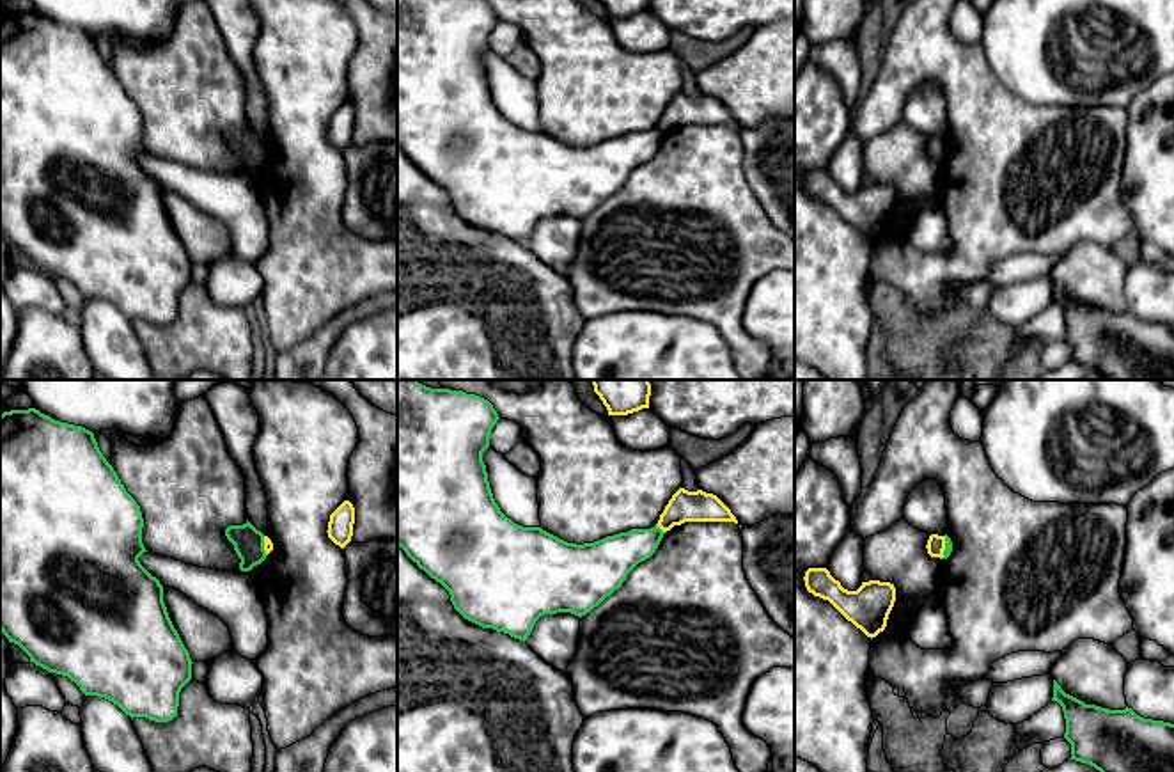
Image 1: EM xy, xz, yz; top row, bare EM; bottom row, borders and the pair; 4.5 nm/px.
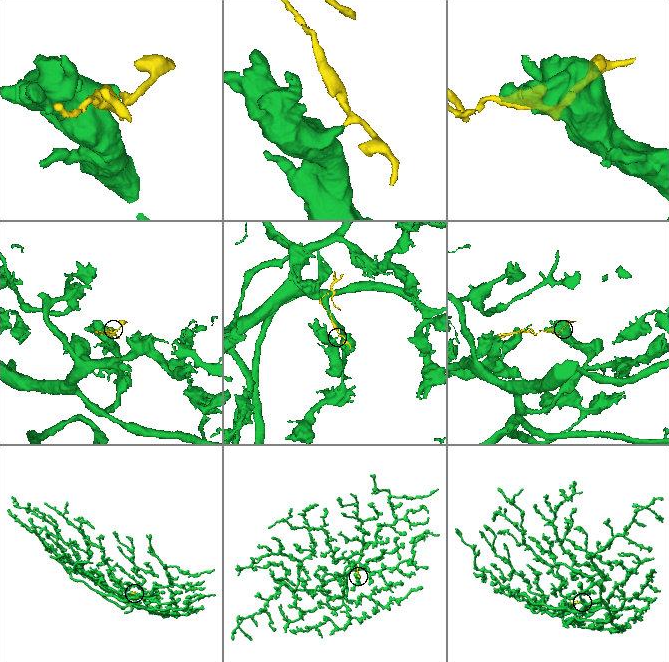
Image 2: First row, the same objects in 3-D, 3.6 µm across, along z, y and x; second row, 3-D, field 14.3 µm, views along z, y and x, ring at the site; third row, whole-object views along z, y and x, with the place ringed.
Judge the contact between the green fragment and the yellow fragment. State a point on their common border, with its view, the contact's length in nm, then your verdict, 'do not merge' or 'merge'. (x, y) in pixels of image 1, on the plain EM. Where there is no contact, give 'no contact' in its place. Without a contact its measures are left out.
meets green in xz at (660, 132); contact 60 nm long; do not merge

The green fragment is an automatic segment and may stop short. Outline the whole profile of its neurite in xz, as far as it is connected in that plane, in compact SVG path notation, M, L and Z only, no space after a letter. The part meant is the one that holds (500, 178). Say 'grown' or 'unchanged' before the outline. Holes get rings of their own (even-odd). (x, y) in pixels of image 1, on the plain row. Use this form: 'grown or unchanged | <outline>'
unchanged | M397 0L397 147L449 193L454 211L465 222L527 243L544 217L571 215L582 220L598 209L638 165L656 154L665 135L654 128L576 147L541 130L514 126L495 105L482 64L498 21L484 0Z

